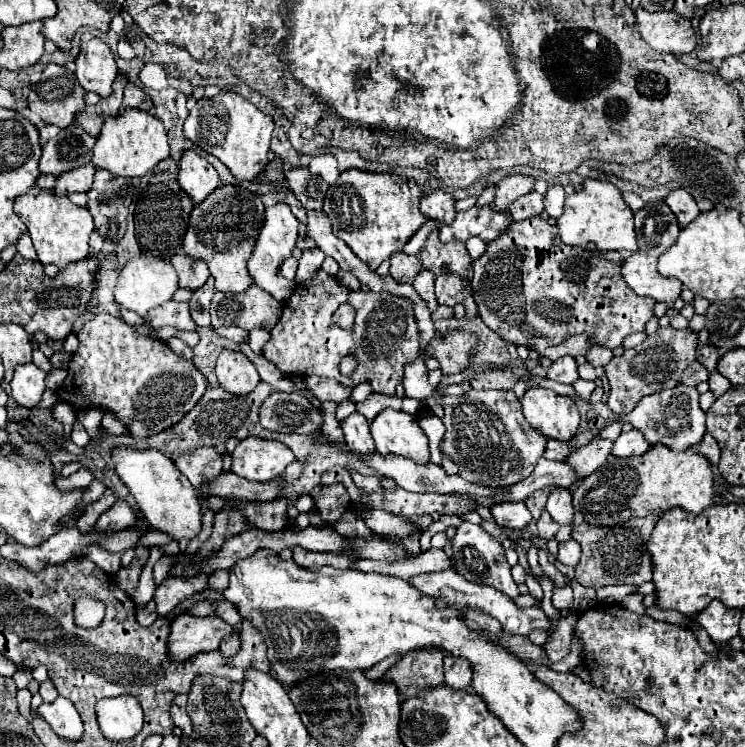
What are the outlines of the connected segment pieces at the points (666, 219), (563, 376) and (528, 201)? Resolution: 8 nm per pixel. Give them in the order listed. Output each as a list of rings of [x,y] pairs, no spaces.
[[[664,200],[660,202],[650,202],[646,204],[642,210],[638,210],[634,214],[634,224],[636,224],[636,236],[638,236],[638,252],[630,254],[624,262],[622,262],[622,276],[626,280],[626,284],[638,294],[638,296],[650,296],[658,302],[666,302],[670,308],[674,306],[674,300],[680,296],[680,290],[682,290],[682,284],[674,278],[662,278],[662,274],[658,274],[658,268],[656,268],[656,262],[658,262],[658,256],[670,248],[676,238],[678,238],[678,232],[680,232],[680,226],[678,226],[678,220],[674,218],[672,210],[666,206]]]
[[[564,356],[558,358],[556,362],[552,362],[552,366],[548,368],[548,378],[562,382],[562,384],[574,384],[574,380],[578,378],[576,372],[576,360],[572,356]]]
[[[528,192],[510,204],[510,214],[514,220],[526,220],[544,212],[544,196],[538,192]]]

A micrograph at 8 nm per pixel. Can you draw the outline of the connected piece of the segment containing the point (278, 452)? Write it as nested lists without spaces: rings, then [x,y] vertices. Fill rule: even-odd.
[[[250,436],[240,440],[232,458],[234,474],[252,482],[270,482],[284,474],[286,466],[294,460],[294,454],[276,440]]]

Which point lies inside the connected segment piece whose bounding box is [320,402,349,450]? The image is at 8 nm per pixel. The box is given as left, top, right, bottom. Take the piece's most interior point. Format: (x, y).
(331, 429)

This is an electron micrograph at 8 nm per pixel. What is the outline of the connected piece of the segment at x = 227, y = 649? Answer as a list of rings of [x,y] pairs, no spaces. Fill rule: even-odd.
[[[232,634],[230,638],[226,638],[222,644],[220,644],[220,652],[224,658],[234,658],[234,654],[238,652],[240,648],[240,642],[238,642],[238,634]]]

